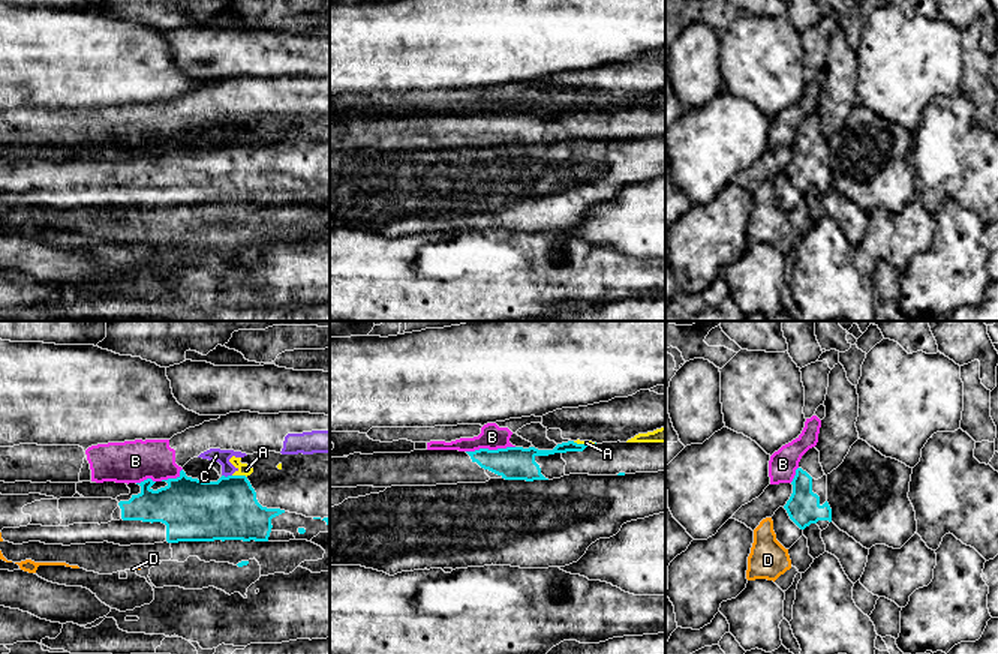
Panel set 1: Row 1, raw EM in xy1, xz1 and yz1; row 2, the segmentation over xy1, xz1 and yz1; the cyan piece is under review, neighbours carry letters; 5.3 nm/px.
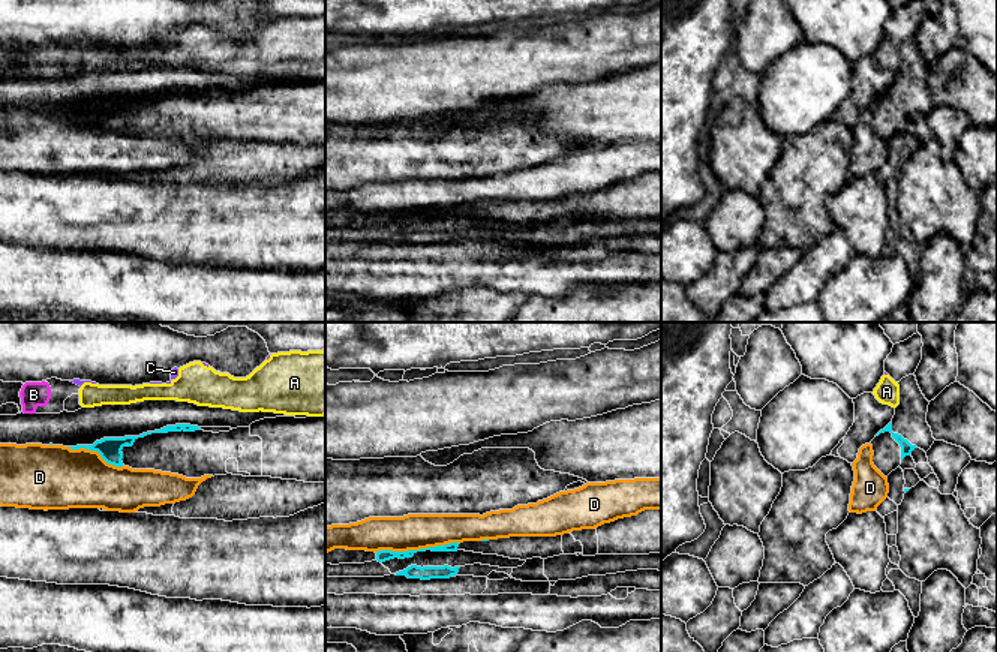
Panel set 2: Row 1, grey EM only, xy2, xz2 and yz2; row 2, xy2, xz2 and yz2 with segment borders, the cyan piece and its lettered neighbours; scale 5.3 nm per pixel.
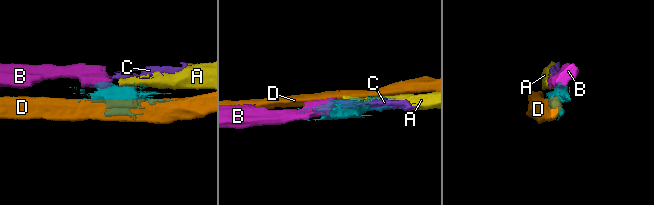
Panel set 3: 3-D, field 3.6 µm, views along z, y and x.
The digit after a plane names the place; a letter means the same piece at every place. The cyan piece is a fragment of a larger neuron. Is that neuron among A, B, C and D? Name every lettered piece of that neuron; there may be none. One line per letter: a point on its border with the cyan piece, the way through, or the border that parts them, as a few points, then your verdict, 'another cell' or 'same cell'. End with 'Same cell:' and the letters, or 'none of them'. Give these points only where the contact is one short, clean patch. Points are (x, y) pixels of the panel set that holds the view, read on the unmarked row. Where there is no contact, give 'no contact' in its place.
A: xy1 (240, 140) | along xy1 (233, 138), (243, 138), (246, 141) | another cell
B: xz1 (490, 114) | along xz1 (514, 110), (466, 116) | another cell
C: xy1 (228, 140) | along xy1 (222, 138), (231, 140) | another cell
D: xz2 (417, 215) | another cell
Same cell: none of them

